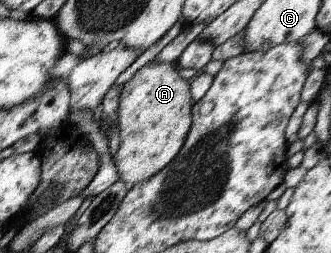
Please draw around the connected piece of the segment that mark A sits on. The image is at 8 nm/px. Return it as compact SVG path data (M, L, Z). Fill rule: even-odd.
M149 62L135 72L133 78L120 91L119 114L117 114L120 144L113 158L121 182L135 186L145 180L151 180L181 152L193 122L192 109L195 103L191 100L189 82L179 76L179 71L176 62Z

